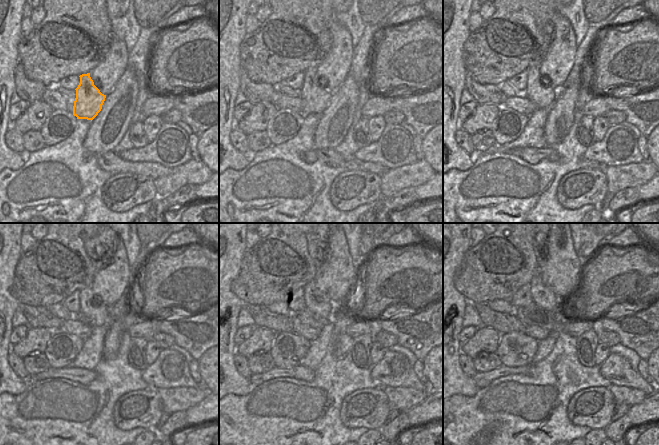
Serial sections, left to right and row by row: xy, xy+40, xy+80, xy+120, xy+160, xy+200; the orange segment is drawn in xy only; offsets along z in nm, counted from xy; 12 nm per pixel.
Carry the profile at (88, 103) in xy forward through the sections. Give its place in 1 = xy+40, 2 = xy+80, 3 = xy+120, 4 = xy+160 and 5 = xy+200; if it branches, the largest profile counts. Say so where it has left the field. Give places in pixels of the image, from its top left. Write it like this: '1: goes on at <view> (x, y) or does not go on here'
1: goes on at xy+40 (316, 99)
2: goes on at xy+80 (542, 96)
3: goes on at xy+120 (98, 316)
4: goes on at xy+160 (320, 304)
5: goes on at xy+200 (543, 296)

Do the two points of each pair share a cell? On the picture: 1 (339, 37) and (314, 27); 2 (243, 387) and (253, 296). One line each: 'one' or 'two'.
1: two
2: two

